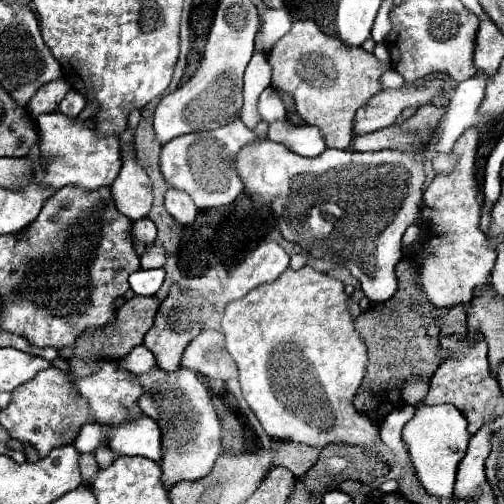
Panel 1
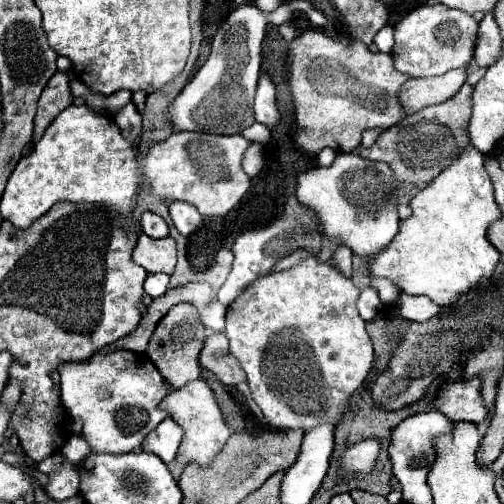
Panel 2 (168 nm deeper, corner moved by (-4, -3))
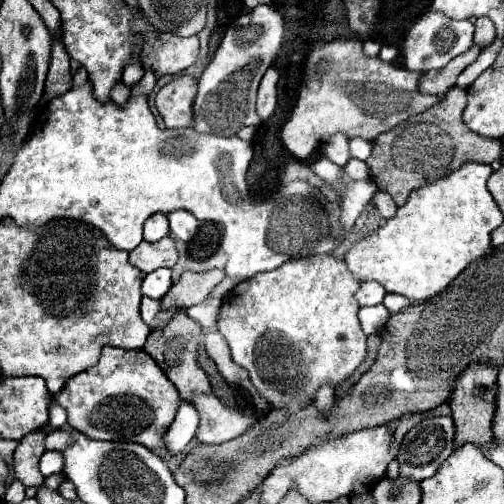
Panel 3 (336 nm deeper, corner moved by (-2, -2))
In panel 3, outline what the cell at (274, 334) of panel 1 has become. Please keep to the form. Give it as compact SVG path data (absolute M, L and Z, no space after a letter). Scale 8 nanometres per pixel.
M311 256L289 260L271 272L255 274L253 278L237 284L223 298L217 330L225 336L233 360L249 372L253 386L263 398L269 400L269 404L273 404L273 408L301 410L301 406L313 402L317 390L323 384L339 386L363 362L367 352L367 338L357 318L357 288L359 280L347 270L347 264L343 260L337 260L333 256Z

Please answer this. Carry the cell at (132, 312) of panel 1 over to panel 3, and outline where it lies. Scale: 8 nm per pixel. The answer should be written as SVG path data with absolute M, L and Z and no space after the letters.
M209 270L209 272L183 272L179 282L171 286L169 294L161 302L169 302L169 306L189 308L203 302L211 290L225 278L223 270Z

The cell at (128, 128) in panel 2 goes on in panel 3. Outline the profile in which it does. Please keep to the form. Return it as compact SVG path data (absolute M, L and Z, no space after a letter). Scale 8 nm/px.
M117 82L117 84L113 86L113 90L111 90L111 100L123 106L123 104L129 100L129 94L131 94L131 88L125 86L123 82Z

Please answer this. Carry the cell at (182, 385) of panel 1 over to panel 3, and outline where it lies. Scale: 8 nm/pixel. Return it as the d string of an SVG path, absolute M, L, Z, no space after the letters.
M195 394L191 402L201 416L197 430L197 440L201 444L223 444L241 436L245 430L249 430L249 426L257 422L255 414L243 414L235 408L229 408L213 394Z

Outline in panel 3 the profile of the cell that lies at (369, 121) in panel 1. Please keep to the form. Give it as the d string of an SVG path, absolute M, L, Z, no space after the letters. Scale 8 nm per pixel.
M471 46L465 54L457 56L453 62L449 62L445 68L441 70L429 70L423 74L419 86L421 86L421 92L423 94L437 94L437 96L443 96L447 90L451 90L457 82L457 76L477 60L481 52L481 46Z

